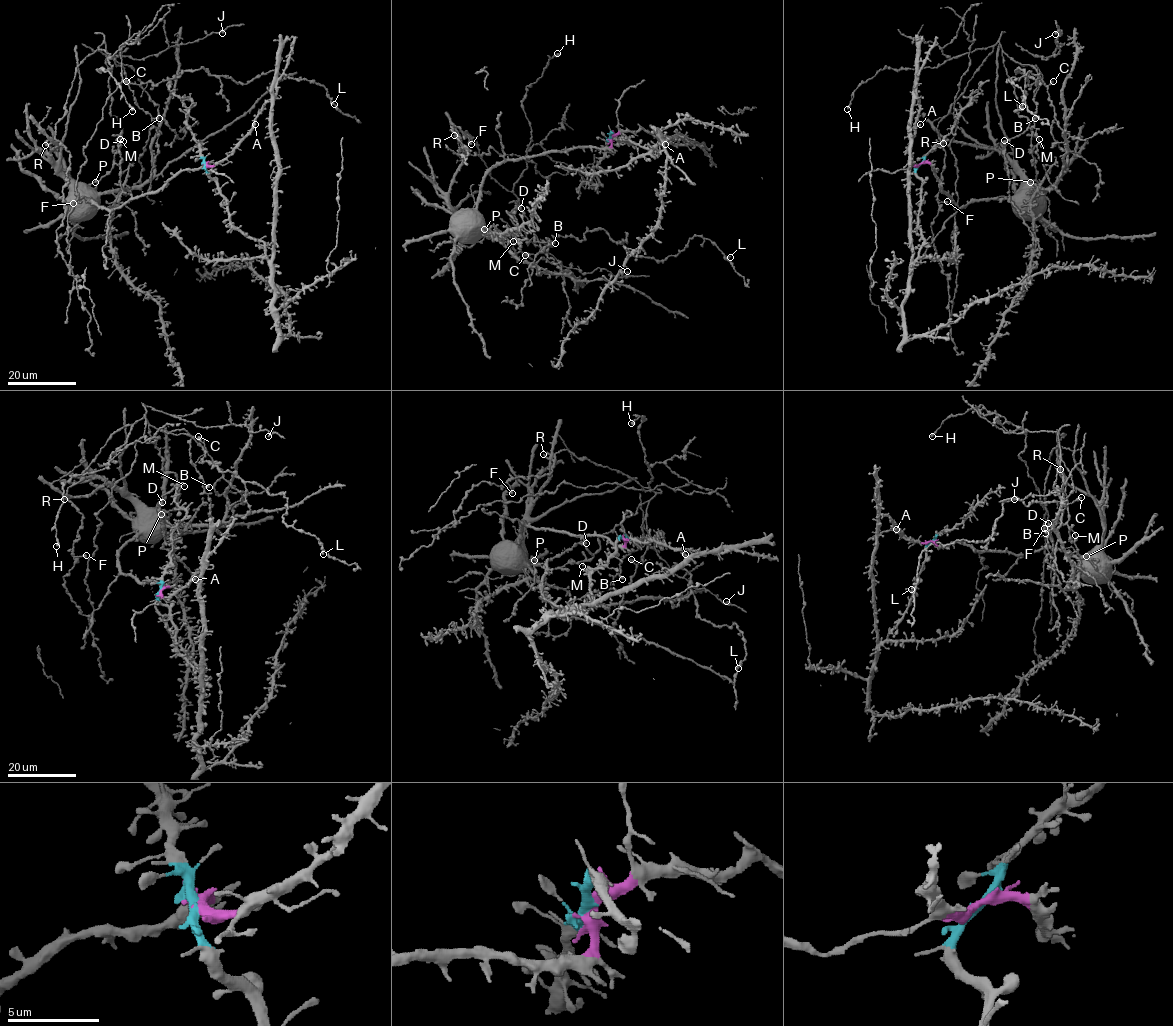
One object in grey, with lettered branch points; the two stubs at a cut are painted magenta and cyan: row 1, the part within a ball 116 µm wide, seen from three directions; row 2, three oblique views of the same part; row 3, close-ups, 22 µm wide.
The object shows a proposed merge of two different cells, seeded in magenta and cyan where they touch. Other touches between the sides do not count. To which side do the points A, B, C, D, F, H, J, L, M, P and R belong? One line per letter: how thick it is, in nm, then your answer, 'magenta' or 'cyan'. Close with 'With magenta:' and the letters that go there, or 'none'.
A: 260 nm | magenta
B: 550 nm | magenta
C: 550 nm | magenta
D: 500 nm | magenta
F: 500 nm | magenta
H: 440 nm | magenta
J: 300 nm | magenta
L: 320 nm | magenta
M: 180 nm | magenta
P: 400 nm | magenta
R: 280 nm | magenta
With magenta: A, B, C, D, F, H, J, L, M, P, R

